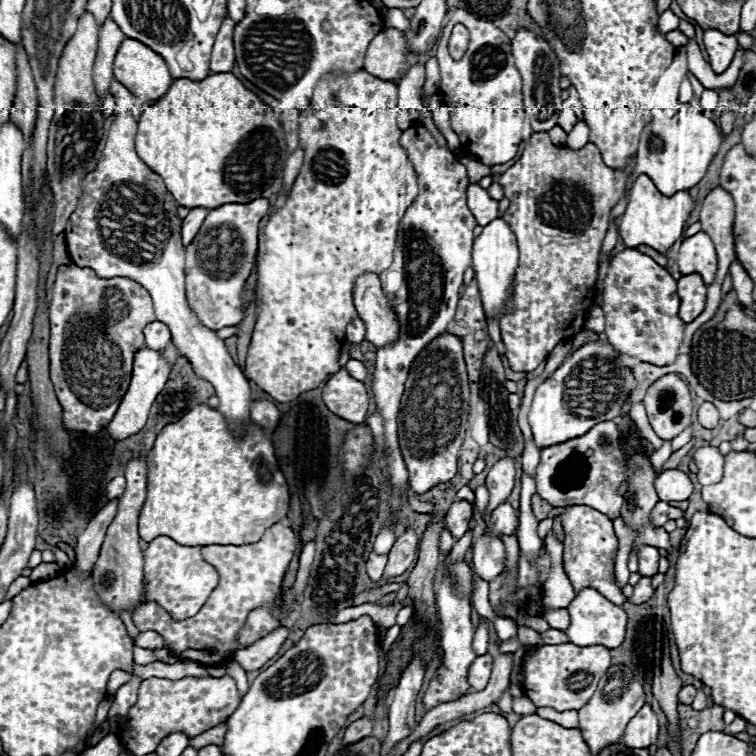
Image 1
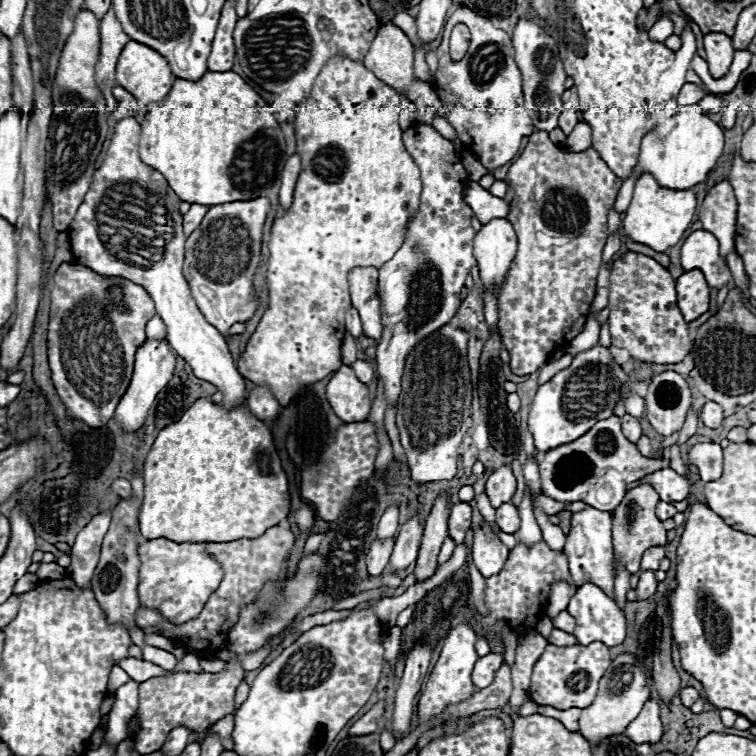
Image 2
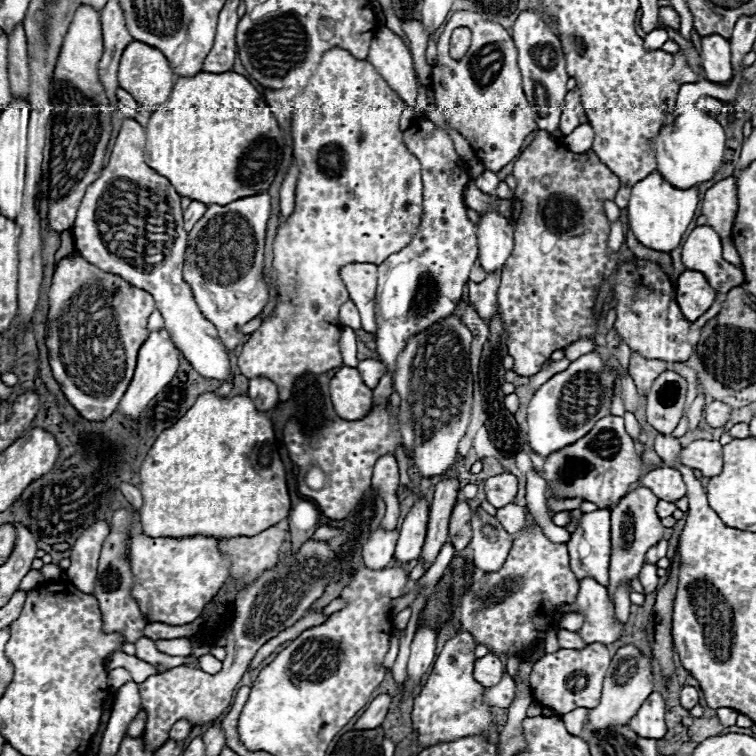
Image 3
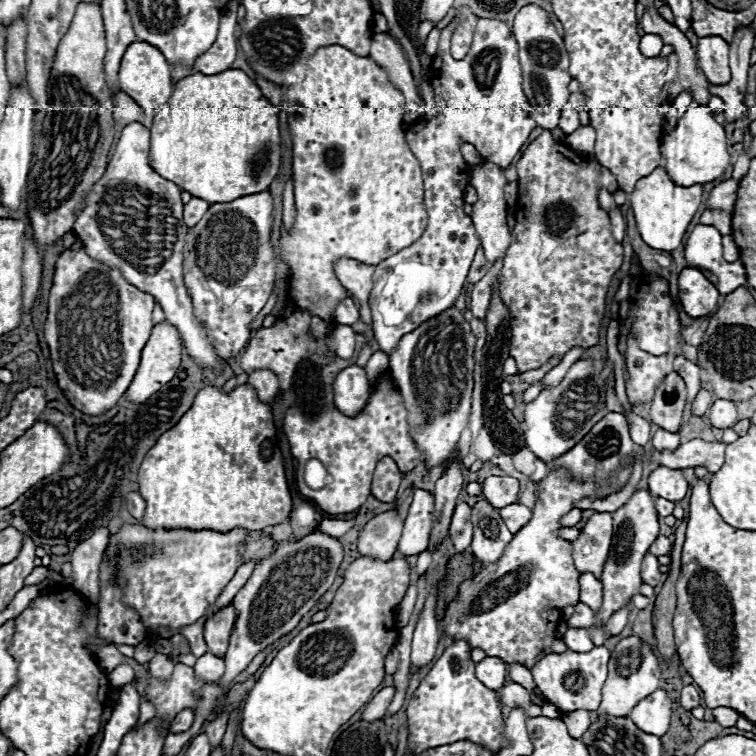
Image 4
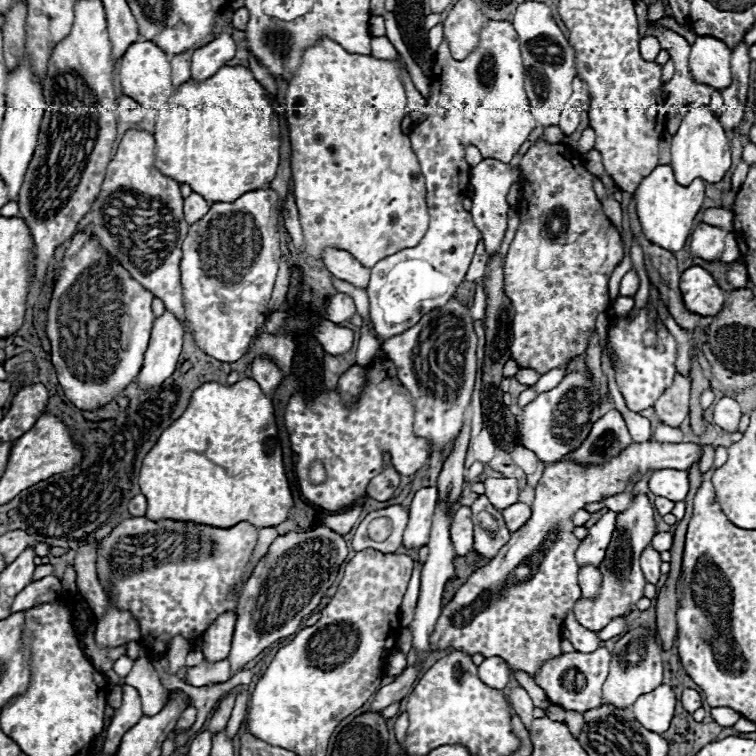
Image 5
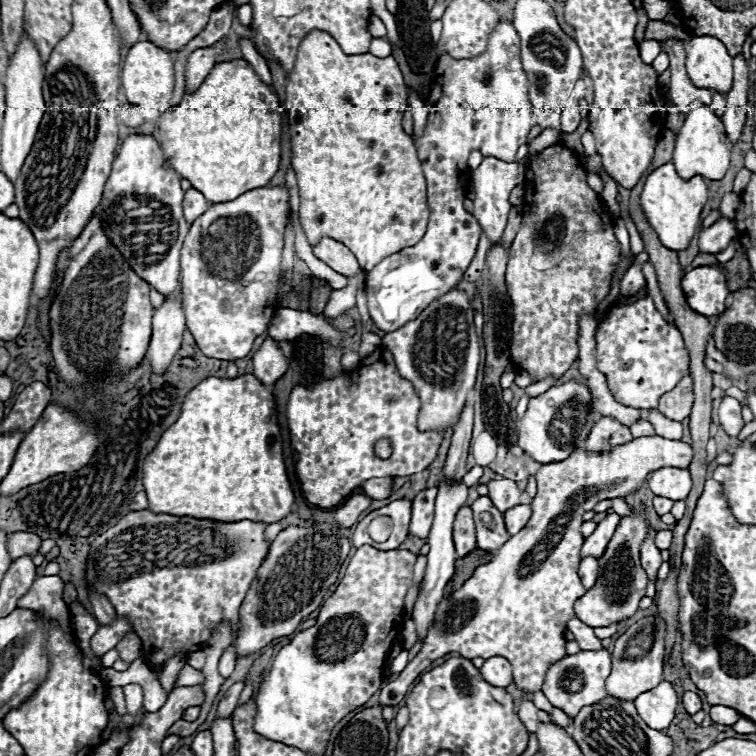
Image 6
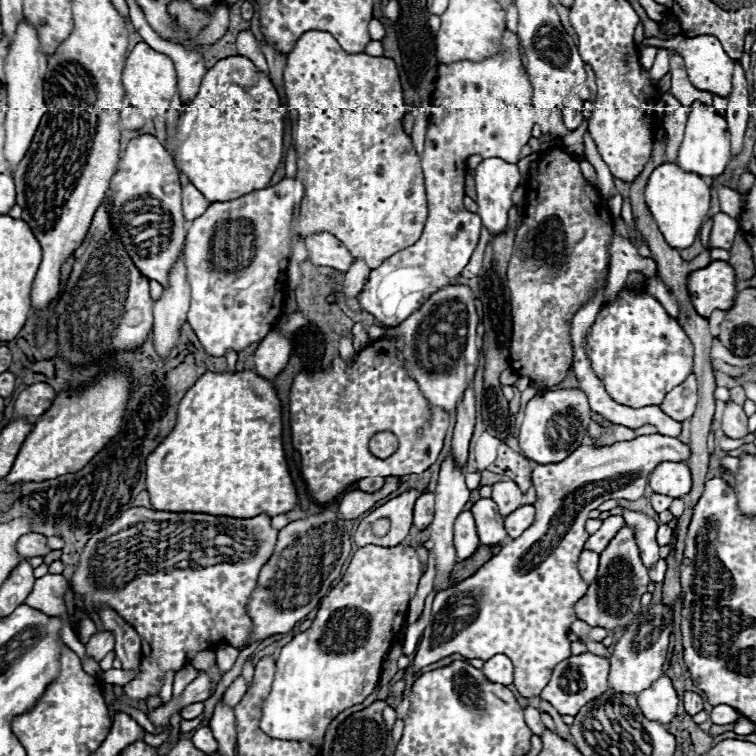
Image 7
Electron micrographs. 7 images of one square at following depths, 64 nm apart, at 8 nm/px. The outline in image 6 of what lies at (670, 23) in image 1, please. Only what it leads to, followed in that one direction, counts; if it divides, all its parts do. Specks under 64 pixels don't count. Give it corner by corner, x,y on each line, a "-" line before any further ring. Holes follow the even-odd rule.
644,40
642,44
640,44
640,56
642,56
642,60
644,60
644,64
652,64
652,60
660,54
660,42
656,42
656,40

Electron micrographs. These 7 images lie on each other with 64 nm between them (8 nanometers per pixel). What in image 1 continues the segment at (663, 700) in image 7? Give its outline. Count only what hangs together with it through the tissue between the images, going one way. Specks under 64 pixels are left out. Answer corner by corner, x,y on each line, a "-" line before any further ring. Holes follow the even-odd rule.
644,704
644,708
628,722
622,740
630,748
648,748
658,740
658,732
660,726
656,714
650,704

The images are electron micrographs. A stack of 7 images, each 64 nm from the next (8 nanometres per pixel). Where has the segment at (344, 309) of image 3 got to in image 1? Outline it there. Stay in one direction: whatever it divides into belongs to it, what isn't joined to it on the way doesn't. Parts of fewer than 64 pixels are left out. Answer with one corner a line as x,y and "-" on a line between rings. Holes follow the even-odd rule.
360,318
352,320
348,324
348,328
346,328
346,340
352,342
352,344
360,344
364,340
364,334
366,334
366,326
364,326
364,322

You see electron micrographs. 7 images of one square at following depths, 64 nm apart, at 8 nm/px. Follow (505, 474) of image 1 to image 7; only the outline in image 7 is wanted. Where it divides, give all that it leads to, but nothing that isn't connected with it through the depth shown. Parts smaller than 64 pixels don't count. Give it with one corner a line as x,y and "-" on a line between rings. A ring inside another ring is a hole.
496,482
492,486
492,500
498,504
498,510
502,516
508,516
508,512
514,512
522,506
522,492
516,486
516,482

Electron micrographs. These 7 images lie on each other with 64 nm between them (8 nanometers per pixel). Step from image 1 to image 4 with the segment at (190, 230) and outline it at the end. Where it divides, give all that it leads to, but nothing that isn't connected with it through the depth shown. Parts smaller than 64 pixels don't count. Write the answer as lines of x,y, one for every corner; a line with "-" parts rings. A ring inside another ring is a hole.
192,196
192,200
184,206
184,222
188,224
188,228
192,228
192,226
206,214
208,208
210,208
208,202
204,202
204,200

